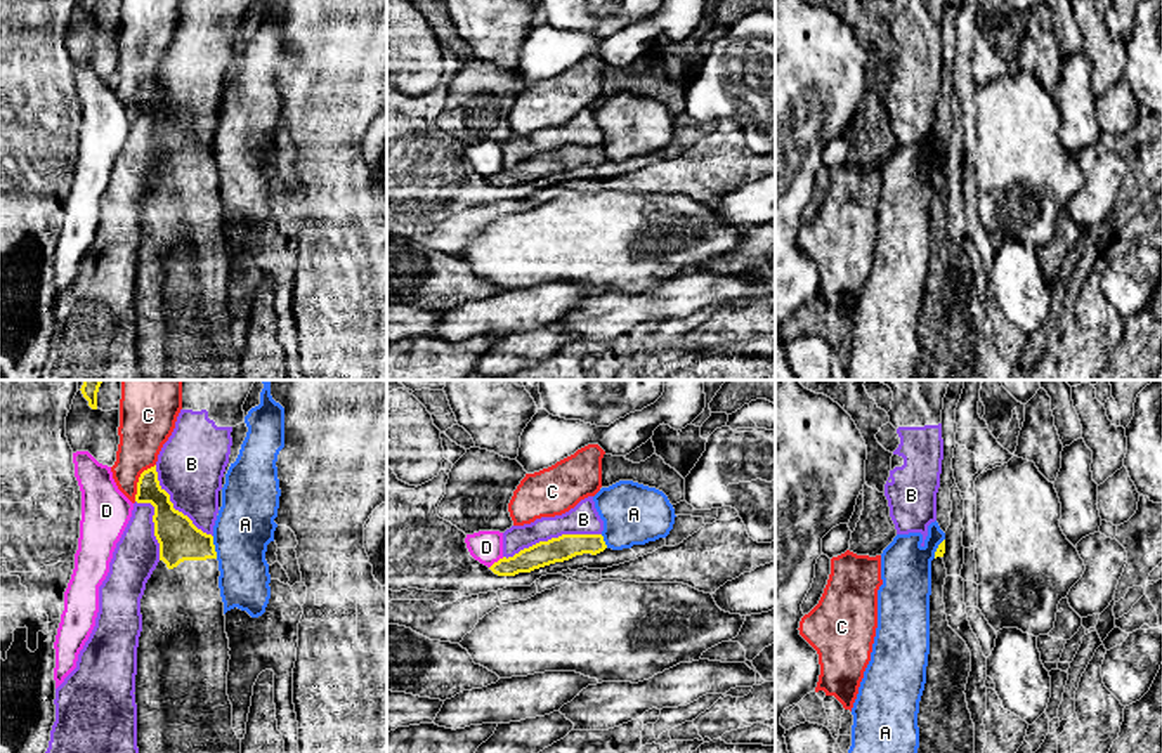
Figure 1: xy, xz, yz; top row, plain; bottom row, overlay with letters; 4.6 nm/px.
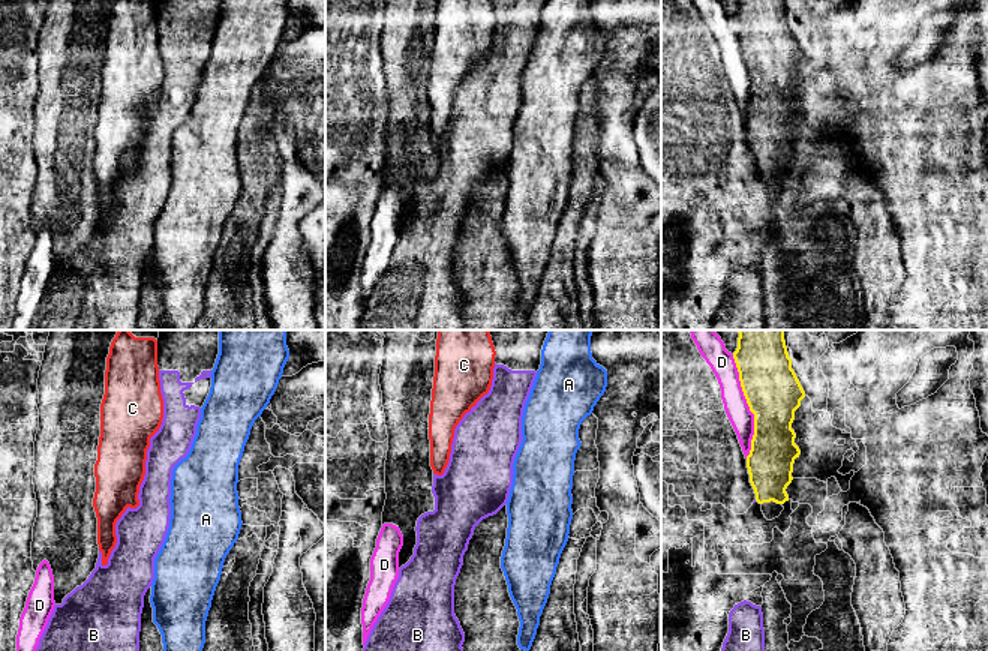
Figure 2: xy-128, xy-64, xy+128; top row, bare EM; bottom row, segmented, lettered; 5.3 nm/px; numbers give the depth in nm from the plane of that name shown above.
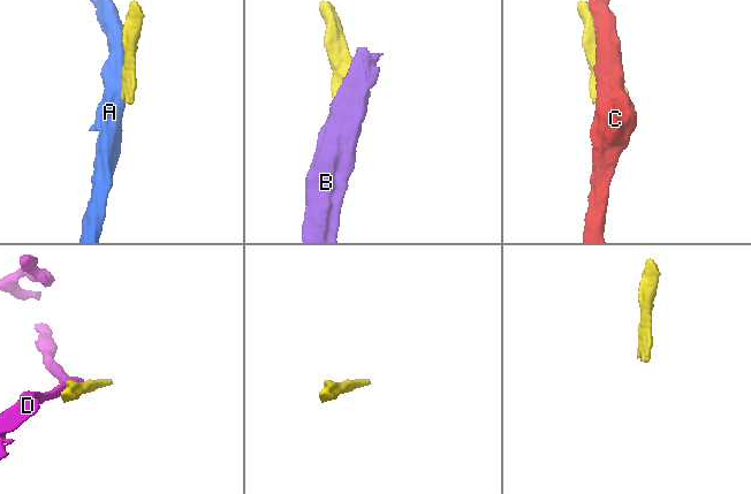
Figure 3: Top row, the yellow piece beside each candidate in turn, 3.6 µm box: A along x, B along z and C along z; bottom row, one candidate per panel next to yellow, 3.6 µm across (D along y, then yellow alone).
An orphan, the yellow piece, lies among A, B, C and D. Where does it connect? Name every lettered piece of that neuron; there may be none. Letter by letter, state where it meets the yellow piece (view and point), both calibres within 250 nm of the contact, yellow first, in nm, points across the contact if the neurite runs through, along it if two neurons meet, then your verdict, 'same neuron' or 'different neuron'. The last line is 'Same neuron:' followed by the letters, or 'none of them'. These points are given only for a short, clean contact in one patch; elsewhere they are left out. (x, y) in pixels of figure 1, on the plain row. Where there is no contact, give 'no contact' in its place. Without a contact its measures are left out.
A: meets yellow in xy at (214, 158); 190 nm thick on the yellow side, 280 nm on the other; border along xy (212, 148), (217, 169); different neuron
B: meets yellow in xz at (552, 150); 120 nm thick on the yellow side, 140 nm on the other; different neuron
C: meets yellow in xy at (139, 92); 150 nm thick on the yellow side, 240 nm on the other; different neuron
D: meets yellow in xz at (498, 172); 120 nm thick on the yellow side, 150 nm on the other; different neuron
Same neuron: none of them

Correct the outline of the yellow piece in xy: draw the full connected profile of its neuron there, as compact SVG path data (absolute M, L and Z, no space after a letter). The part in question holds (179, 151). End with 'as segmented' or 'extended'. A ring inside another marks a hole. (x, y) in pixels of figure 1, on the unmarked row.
M156 76L137 94L137 115L154 118L160 174L140 210L142 243L137 259L137 359L142 380L241 380L241 350L232 340L227 307L229 250L219 200L213 147L173 120L160 97Z; extended

